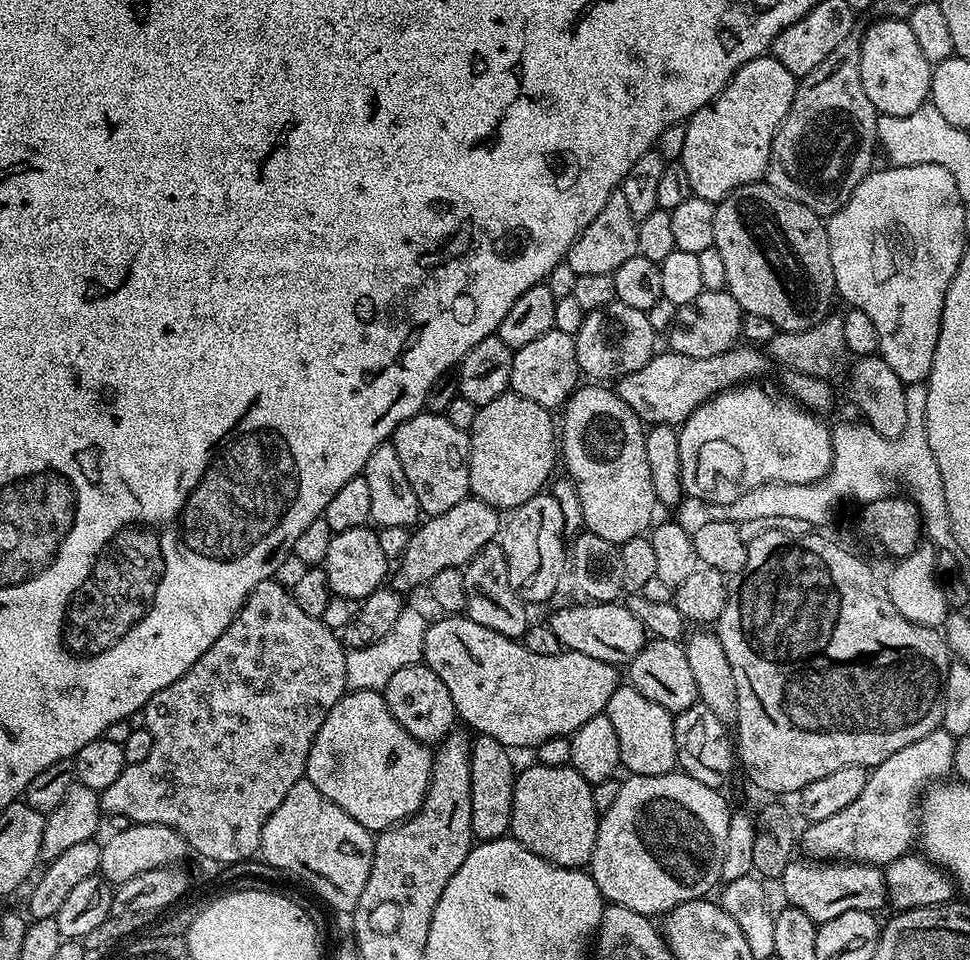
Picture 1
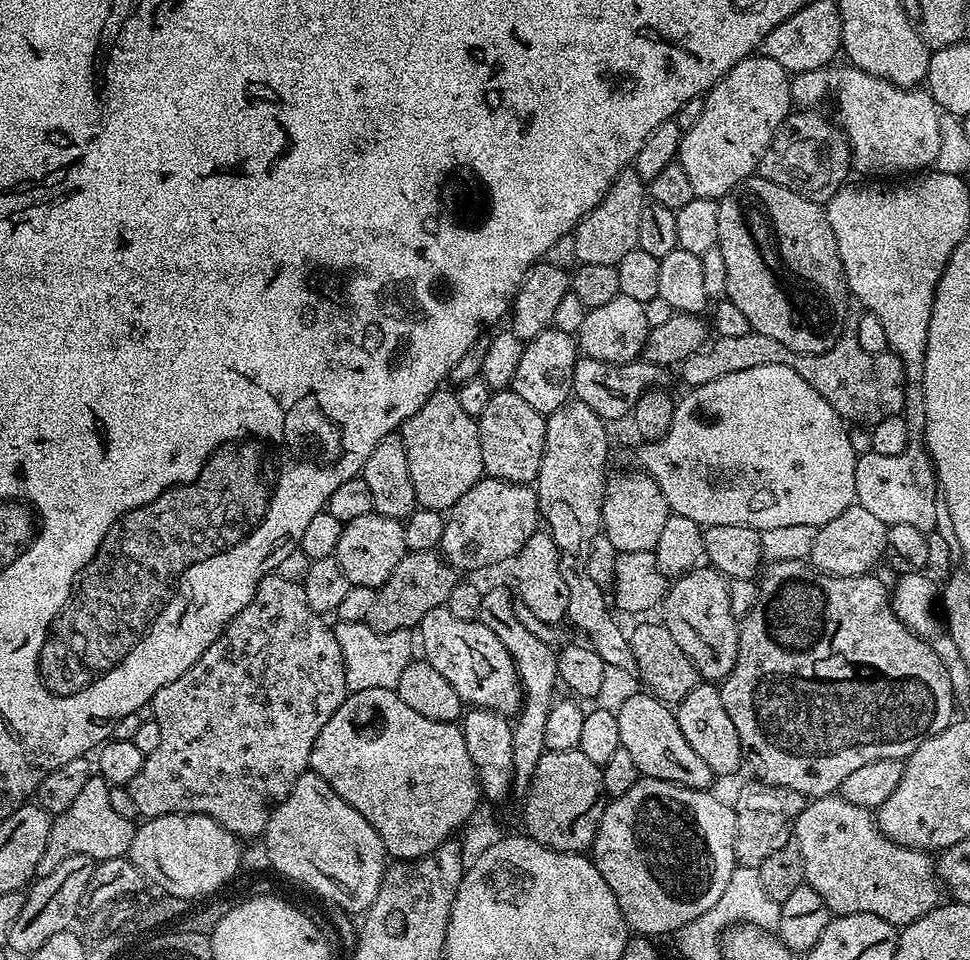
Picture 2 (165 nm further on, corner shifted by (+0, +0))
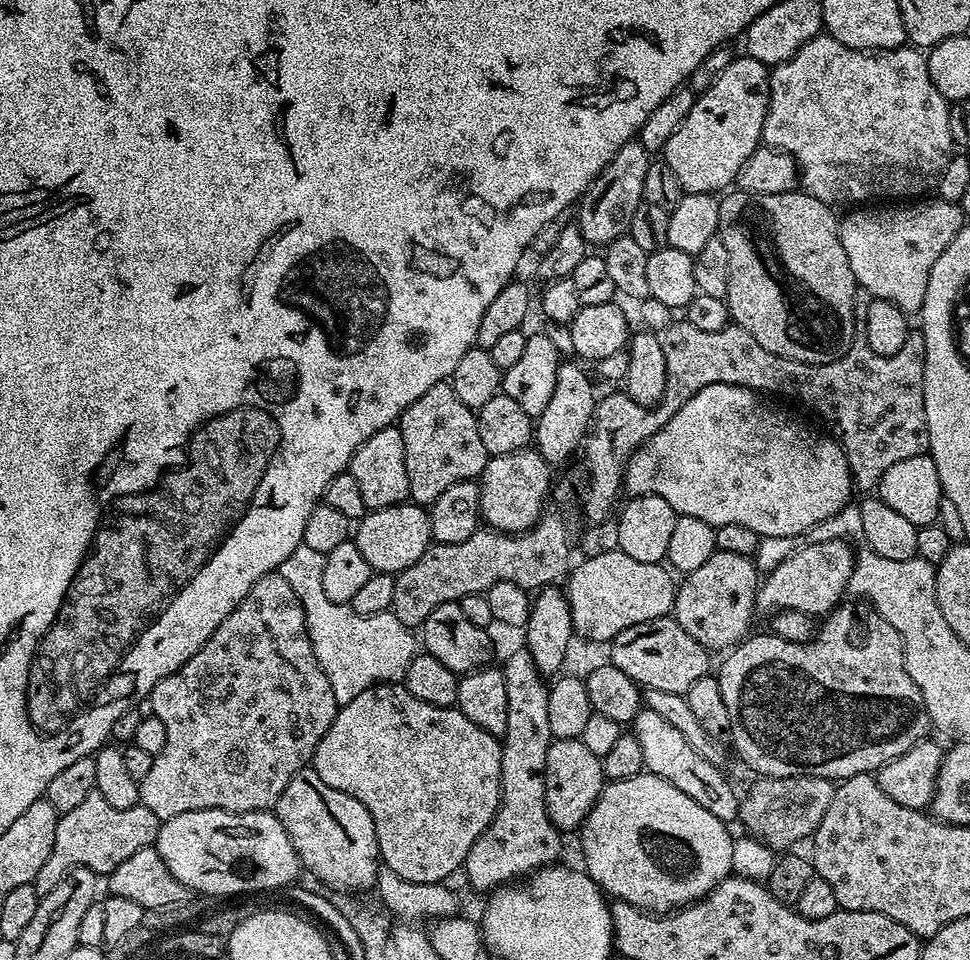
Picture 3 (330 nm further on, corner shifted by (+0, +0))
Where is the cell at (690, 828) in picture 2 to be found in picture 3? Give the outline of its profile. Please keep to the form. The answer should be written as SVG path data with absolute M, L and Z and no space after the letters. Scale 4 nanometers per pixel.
M645 770L634 778L605 783L604 789L600 791L600 796L594 802L590 814L584 819L584 823L578 832L578 835L580 835L580 852L584 855L582 868L583 871L587 872L589 878L600 887L601 892L609 897L624 900L627 904L632 904L636 908L642 908L644 911L653 914L675 912L678 908L686 908L689 904L695 904L704 896L709 896L732 872L732 841L734 836L733 833L728 833L728 828L729 825L725 821L714 818L714 814L710 814L710 810L698 806L698 802L694 802L694 798L686 798L686 794L682 794L682 790L678 790L678 786L670 786L670 782L666 782Z

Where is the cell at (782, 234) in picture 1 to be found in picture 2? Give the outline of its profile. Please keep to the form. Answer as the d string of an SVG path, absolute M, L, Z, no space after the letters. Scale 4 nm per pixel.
M753 174L748 179L743 180L734 190L730 190L725 196L720 197L718 201L718 246L722 250L722 258L726 262L726 290L728 291L726 299L734 302L734 306L738 306L738 310L742 310L742 314L746 314L746 322L750 322L752 331L758 334L766 334L766 338L774 338L774 342L782 342L782 346L786 346L795 352L801 352L803 356L817 356L826 350L830 350L838 342L838 338L846 331L846 324L844 319L848 316L848 300L850 304L850 293L848 290L848 283L844 277L844 267L842 266L842 258L838 254L838 242L834 238L834 230L830 230L830 222L828 221L828 213L825 205L815 204L810 202L810 198L802 198L802 194L794 194L794 190L786 190L786 186L778 186L774 182L770 182L765 176Z

